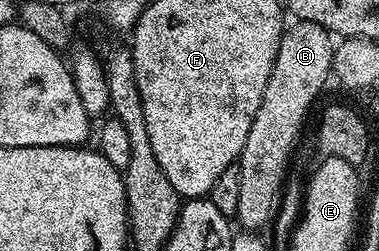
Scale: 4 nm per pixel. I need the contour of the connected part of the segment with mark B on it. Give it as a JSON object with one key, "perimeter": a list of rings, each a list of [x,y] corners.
{"perimeter":[[[302,20],[293,25],[280,37],[272,73],[266,82],[264,101],[262,106],[258,106],[250,134],[246,134],[246,146],[242,146],[240,151],[240,189],[235,219],[240,220],[239,227],[244,230],[260,230],[263,224],[275,218],[280,208],[280,187],[284,184],[288,155],[300,136],[308,107],[315,102],[316,95],[323,90],[328,76],[330,80],[332,72],[334,40],[328,29],[313,20]]]}

